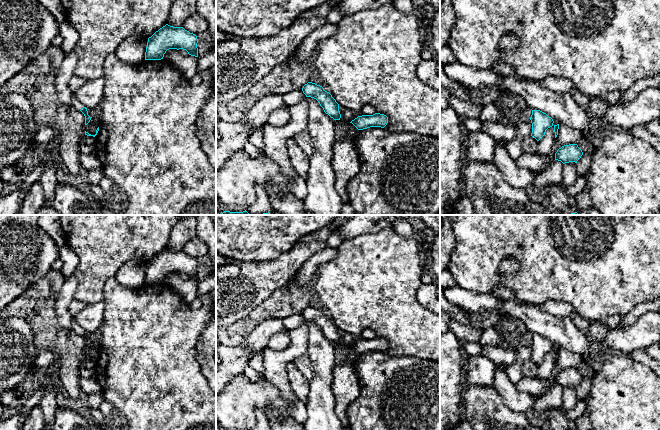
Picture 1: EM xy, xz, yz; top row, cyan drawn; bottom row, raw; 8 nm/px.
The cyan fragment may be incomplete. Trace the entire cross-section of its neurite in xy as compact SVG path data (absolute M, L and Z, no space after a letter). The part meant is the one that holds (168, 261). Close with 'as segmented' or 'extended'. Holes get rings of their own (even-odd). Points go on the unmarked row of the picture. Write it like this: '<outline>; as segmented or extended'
M168 248L148 262L145 284L161 284L169 273L183 273L189 279L198 281L197 260L183 251Z; as segmented

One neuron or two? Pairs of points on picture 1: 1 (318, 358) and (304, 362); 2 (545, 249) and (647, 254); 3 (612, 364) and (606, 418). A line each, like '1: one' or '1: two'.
1: two
2: one
3: one

